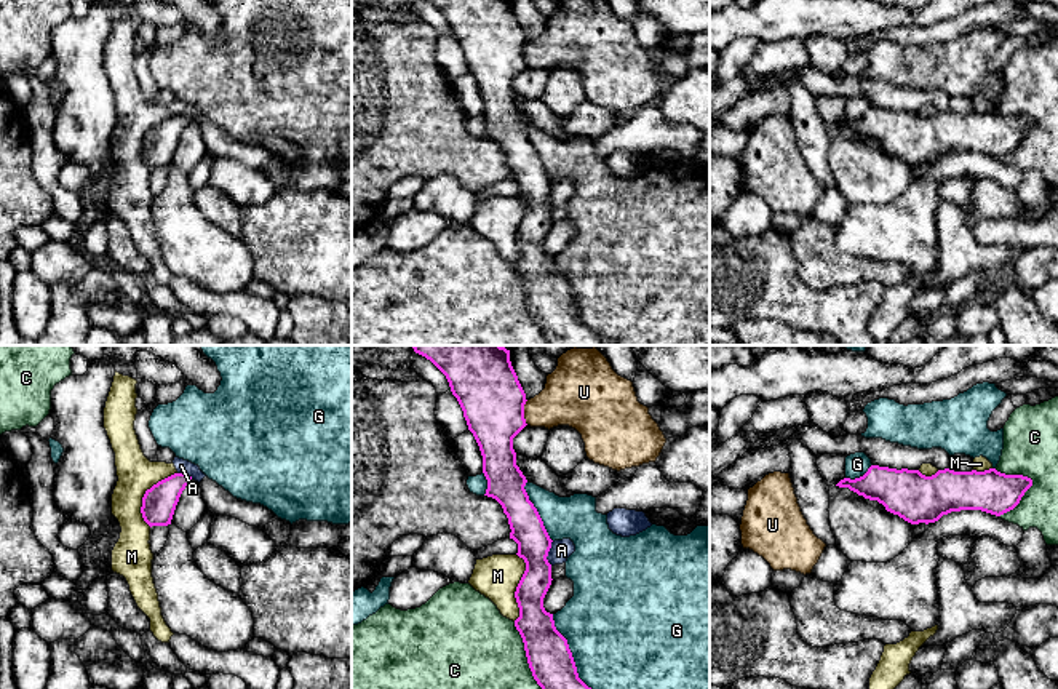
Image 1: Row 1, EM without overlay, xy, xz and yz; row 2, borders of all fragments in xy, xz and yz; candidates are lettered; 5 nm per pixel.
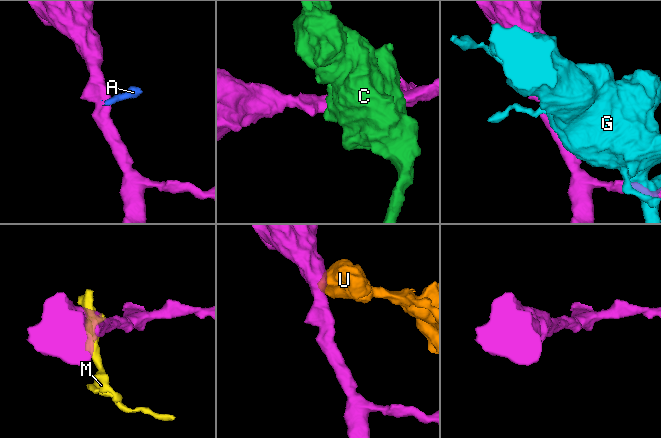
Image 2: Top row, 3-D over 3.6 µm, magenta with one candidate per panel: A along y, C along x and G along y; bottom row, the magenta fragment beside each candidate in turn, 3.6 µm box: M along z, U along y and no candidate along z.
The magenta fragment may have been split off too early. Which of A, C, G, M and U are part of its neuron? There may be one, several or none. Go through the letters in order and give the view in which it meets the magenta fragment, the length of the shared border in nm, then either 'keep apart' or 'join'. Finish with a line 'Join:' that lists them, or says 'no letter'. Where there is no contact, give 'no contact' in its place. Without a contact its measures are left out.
A: xz | 130 nm | keep apart
C: yz | 260 nm | keep apart
G: xz | 420 nm | keep apart
M: xz | 340 nm | keep apart
U: xz | 130 nm | keep apart
Join: no letter

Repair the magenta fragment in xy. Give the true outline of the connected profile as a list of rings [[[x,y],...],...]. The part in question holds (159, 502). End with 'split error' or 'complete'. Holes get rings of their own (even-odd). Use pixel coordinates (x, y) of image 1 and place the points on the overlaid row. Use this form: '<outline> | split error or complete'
[[[174,473],[147,489],[141,507],[144,521],[150,528],[171,524],[179,497],[190,483],[192,476]]] | complete

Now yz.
[[[871,465],[863,476],[844,478],[836,486],[877,500],[887,512],[911,524],[929,524],[961,510],[981,510],[1000,516],[1020,504],[1032,480],[1005,475],[996,468],[984,472],[945,468],[925,476],[919,470]]] | complete

